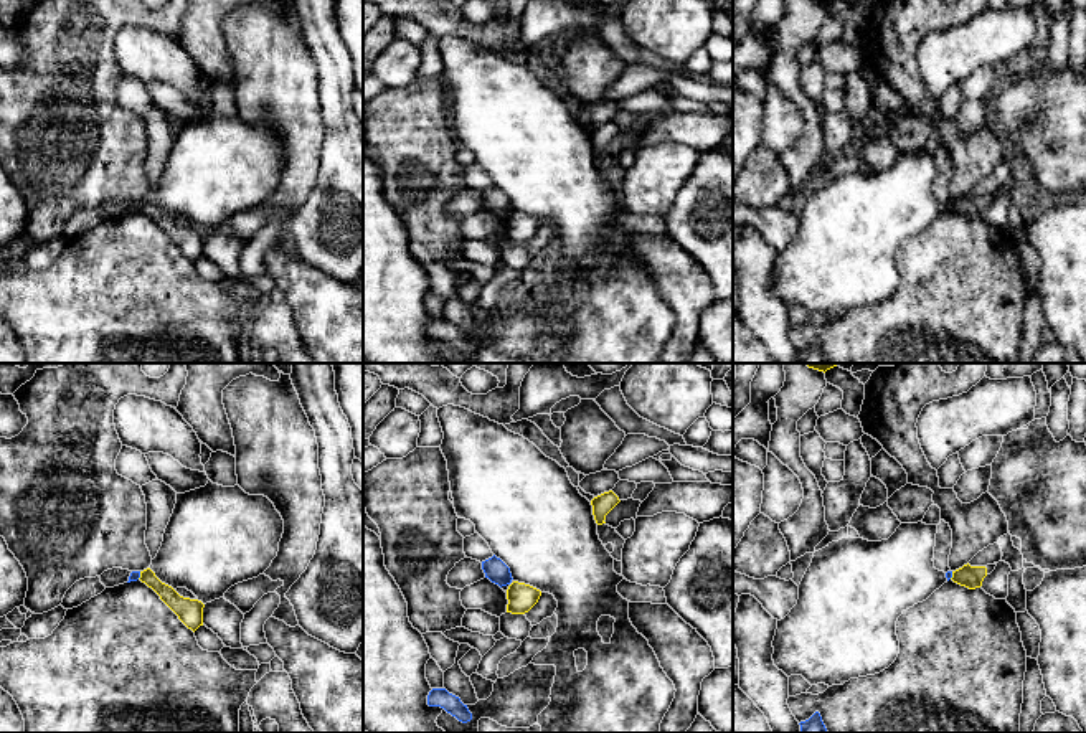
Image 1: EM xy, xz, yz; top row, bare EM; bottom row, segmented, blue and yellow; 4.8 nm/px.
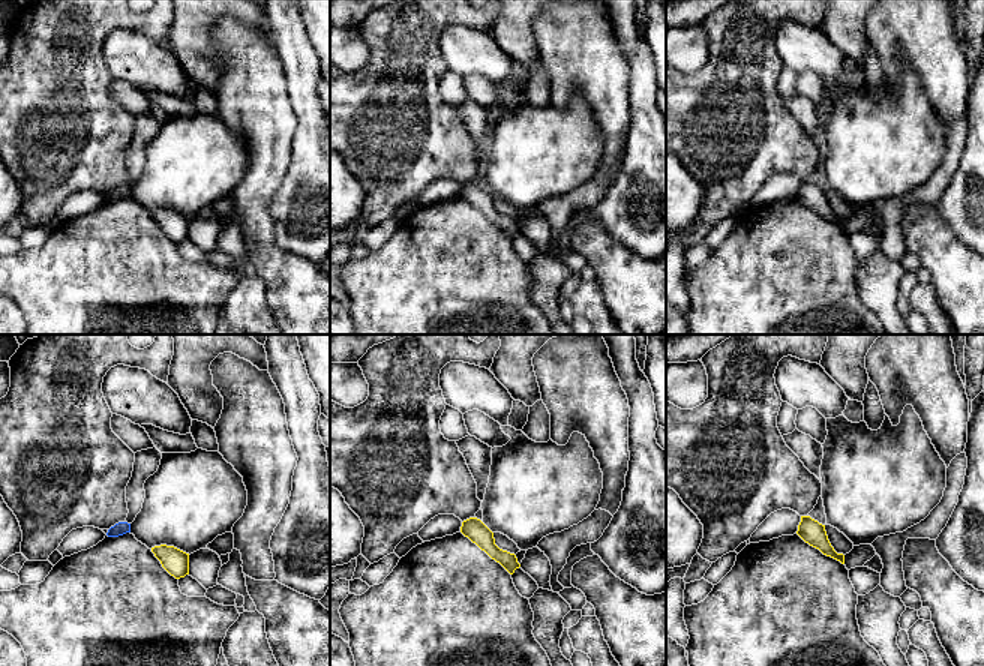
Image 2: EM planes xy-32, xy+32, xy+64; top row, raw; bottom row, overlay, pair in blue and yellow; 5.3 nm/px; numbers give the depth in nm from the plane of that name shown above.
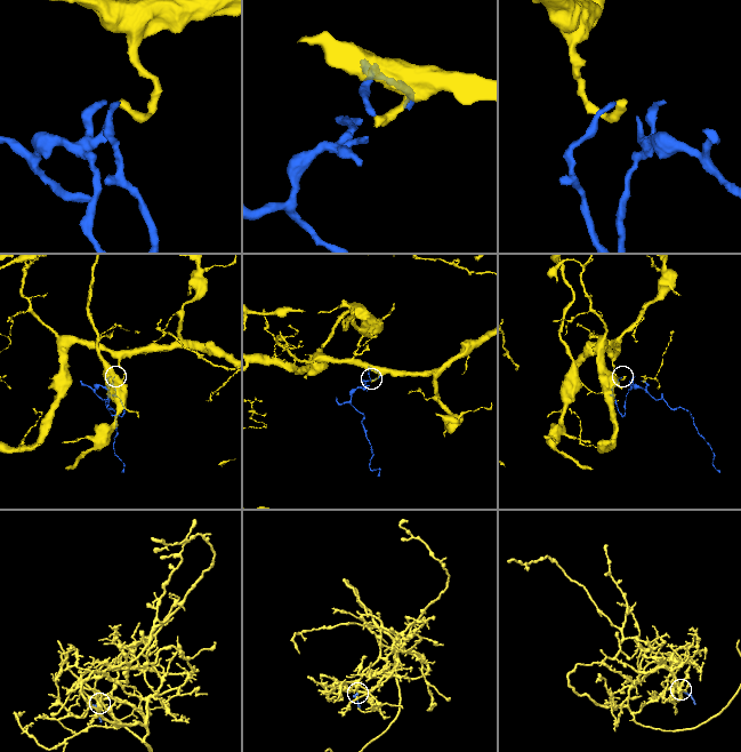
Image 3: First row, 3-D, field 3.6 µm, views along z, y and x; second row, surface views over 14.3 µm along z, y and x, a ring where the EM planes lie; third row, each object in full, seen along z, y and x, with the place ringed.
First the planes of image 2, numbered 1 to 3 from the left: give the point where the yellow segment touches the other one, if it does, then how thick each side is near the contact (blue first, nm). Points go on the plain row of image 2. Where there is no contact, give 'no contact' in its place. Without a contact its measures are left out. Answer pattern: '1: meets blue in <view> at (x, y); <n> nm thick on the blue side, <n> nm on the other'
1: no contact
2: no contact
3: no contact

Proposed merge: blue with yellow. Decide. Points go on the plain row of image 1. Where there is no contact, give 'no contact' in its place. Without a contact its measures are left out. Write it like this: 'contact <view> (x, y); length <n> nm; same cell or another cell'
contact xy (139, 205); length 40 nm; another cell

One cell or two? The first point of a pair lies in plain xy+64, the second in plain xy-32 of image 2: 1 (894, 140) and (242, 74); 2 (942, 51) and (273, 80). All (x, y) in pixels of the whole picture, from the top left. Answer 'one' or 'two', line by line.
1: two
2: one

